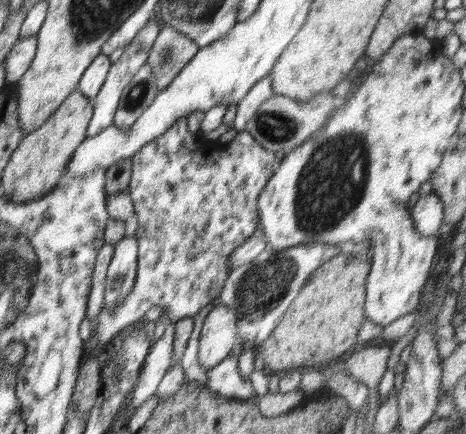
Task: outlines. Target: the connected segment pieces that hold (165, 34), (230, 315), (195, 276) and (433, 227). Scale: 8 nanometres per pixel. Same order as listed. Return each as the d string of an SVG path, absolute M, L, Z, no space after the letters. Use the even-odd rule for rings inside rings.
M171 26L161 27L152 48L149 50L149 58L147 59L155 76L156 88L159 91L164 90L198 51L199 46L185 34L178 32Z
M222 304L210 310L201 327L197 352L202 368L214 368L232 352L237 340L237 320L237 312Z
M179 119L162 136L140 148L132 157L129 195L137 216L137 273L128 296L113 309L102 309L89 350L102 350L126 326L140 322L152 306L167 310L168 323L193 317L218 298L230 274L230 255L259 228L259 194L274 175L276 155L260 147L248 132L239 132L230 142L218 145L190 133L186 119Z
M437 194L420 196L409 212L414 230L424 237L434 236L443 222L443 212L444 204Z

